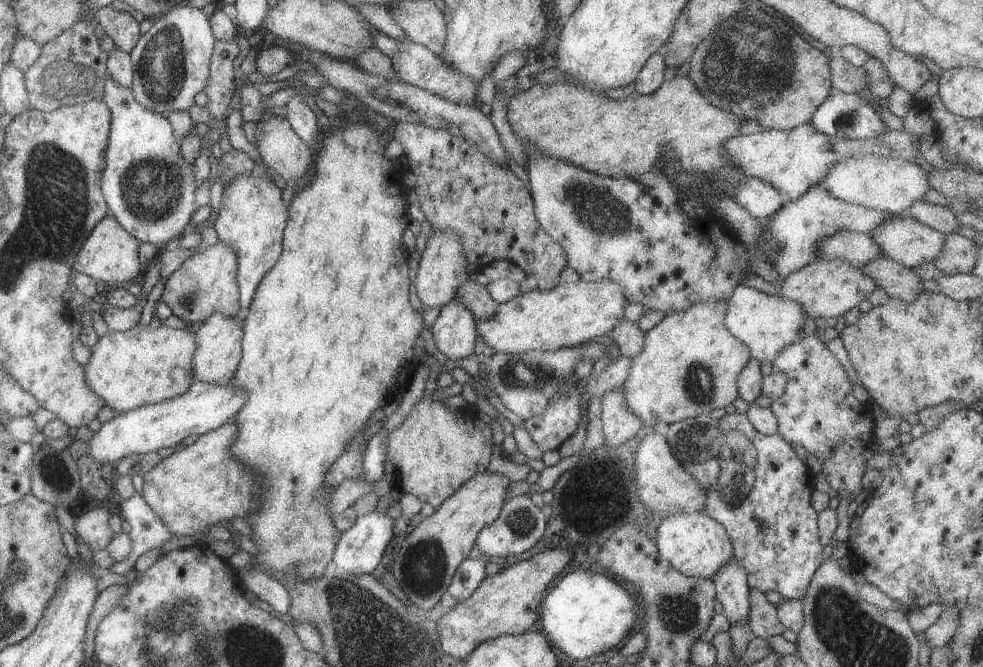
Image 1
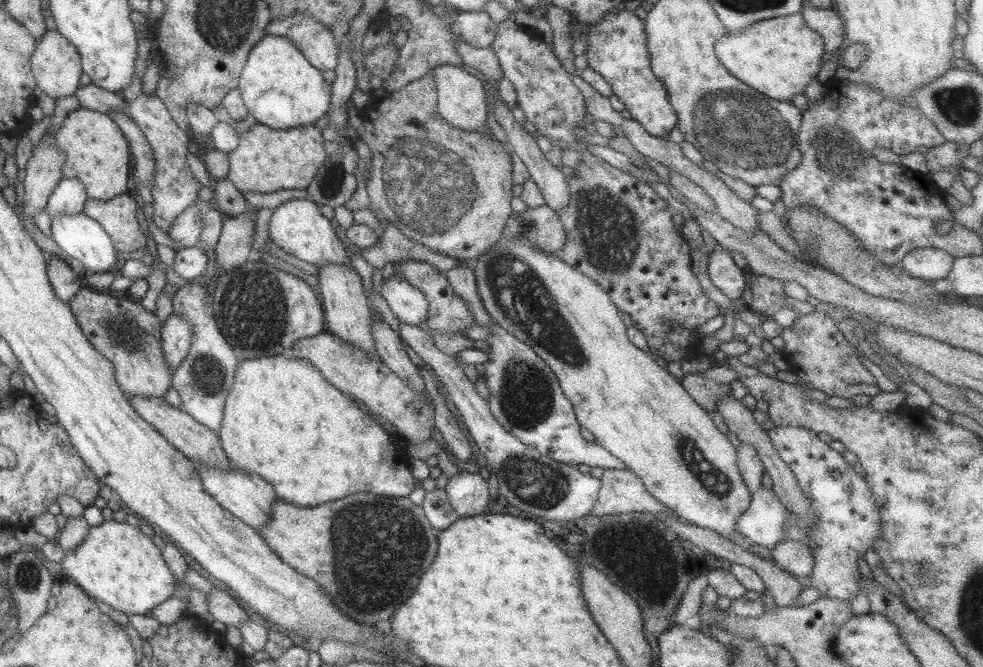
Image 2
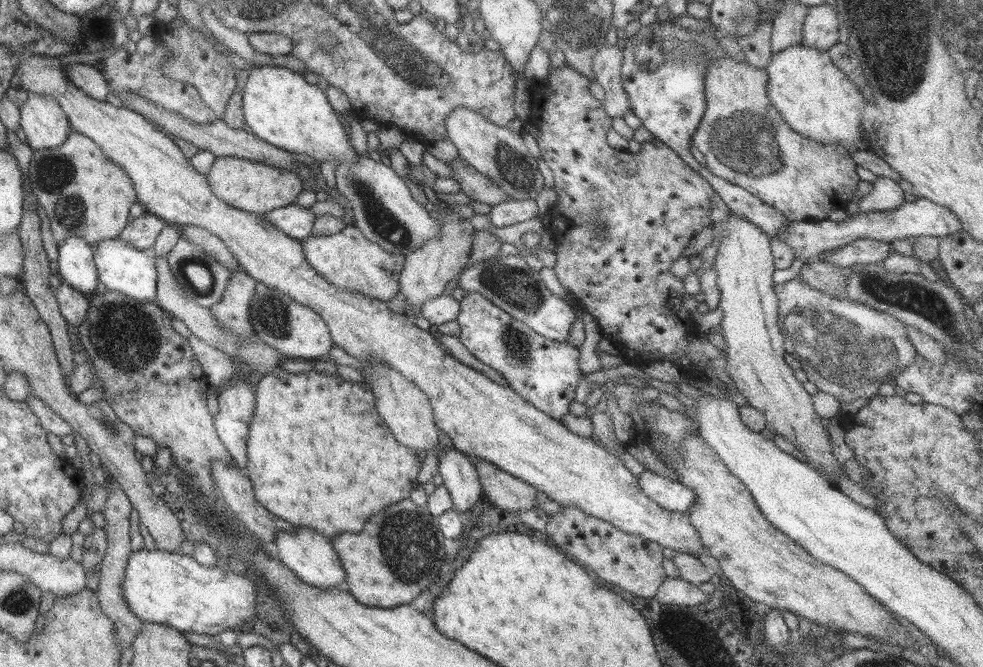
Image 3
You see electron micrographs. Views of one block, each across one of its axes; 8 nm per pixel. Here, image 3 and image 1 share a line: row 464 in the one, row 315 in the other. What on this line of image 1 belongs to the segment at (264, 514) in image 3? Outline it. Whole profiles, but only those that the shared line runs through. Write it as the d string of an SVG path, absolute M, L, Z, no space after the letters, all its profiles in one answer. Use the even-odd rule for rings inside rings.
M216 312L198 330L194 330L194 334L196 334L196 352L192 354L194 380L208 384L229 385L242 360L243 322L237 317L224 316L222 312Z

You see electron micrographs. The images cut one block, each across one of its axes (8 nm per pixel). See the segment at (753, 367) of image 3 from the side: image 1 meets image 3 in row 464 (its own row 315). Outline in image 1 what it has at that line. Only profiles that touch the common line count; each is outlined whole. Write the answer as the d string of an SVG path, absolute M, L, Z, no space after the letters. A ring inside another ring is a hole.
M818 258L808 266L788 274L784 278L784 283L778 288L778 294L786 300L800 304L802 310L810 317L828 319L842 316L854 307L858 307L860 302L868 299L876 288L879 288L876 282L870 276L866 276L860 267L856 268L850 262L838 258L832 260Z

